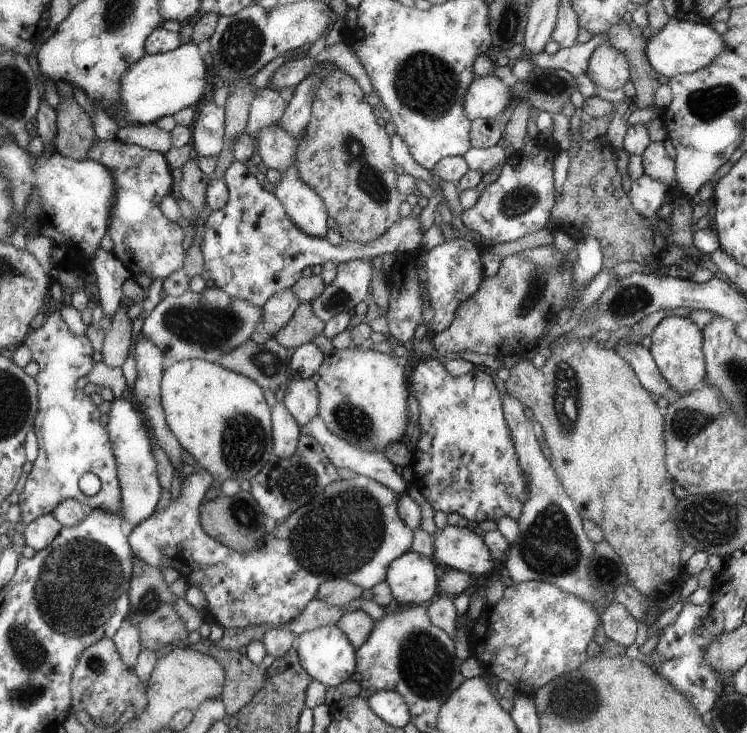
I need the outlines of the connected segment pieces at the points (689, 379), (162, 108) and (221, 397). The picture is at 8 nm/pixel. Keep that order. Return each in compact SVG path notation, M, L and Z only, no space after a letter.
M666 315L650 333L650 348L659 374L665 378L665 382L679 394L679 396L693 391L702 384L706 375L706 354L702 352L702 330L689 318Z
M189 41L164 53L146 54L119 77L119 102L125 108L121 122L149 124L197 102L205 88L205 64L195 43Z
M183 359L165 365L160 378L160 402L165 422L179 446L207 470L215 482L254 478L273 455L269 406L251 377L203 359Z

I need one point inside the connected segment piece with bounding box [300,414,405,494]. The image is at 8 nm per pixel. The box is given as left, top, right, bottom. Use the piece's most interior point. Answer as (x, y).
(343, 455)

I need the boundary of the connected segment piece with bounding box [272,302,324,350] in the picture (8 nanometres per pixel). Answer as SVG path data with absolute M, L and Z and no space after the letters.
M301 302L289 318L289 322L283 328L279 328L272 339L285 350L297 348L321 334L323 327L324 322L313 314L311 305Z

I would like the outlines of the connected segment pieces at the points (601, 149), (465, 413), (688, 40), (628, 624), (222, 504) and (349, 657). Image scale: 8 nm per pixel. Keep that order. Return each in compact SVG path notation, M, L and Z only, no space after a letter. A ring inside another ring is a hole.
M598 136L592 140L572 140L567 152L568 167L559 200L555 200L555 206L551 208L550 232L564 232L573 241L581 241L587 236L599 240L603 271L610 270L621 262L653 265L655 260L651 254L651 224L629 204L629 198L621 188L615 154L606 138Z
M425 357L411 372L411 396L418 402L417 440L412 451L410 467L413 472L413 485L427 500L429 506L445 514L455 512L465 520L497 520L503 516L517 520L522 514L523 504L529 494L527 476L519 468L510 429L505 426L501 412L501 402L497 390L489 378L490 371L482 367L473 368L461 376L449 376L442 359Z
M672 17L667 24L647 37L645 44L645 56L655 70L656 74L672 77L675 75L689 74L711 64L715 56L725 48L723 37L709 23L691 22L689 20Z
M609 601L600 614L600 622L603 625L603 632L606 632L607 638L613 642L624 647L634 642L636 620L623 605Z
M238 491L233 496L220 494L217 498L209 502L202 502L199 510L199 524L202 525L204 531L214 537L223 544L233 550L233 552L249 552L249 550L257 550L257 542L263 540L265 534L269 531L263 524L265 514L261 512L261 508L253 498L249 491ZM239 504L239 506L237 506ZM239 508L239 510L237 510ZM253 516L255 516L255 528L253 528Z
M325 625L302 632L296 637L298 660L307 674L326 687L337 686L353 674L353 645L335 625Z

